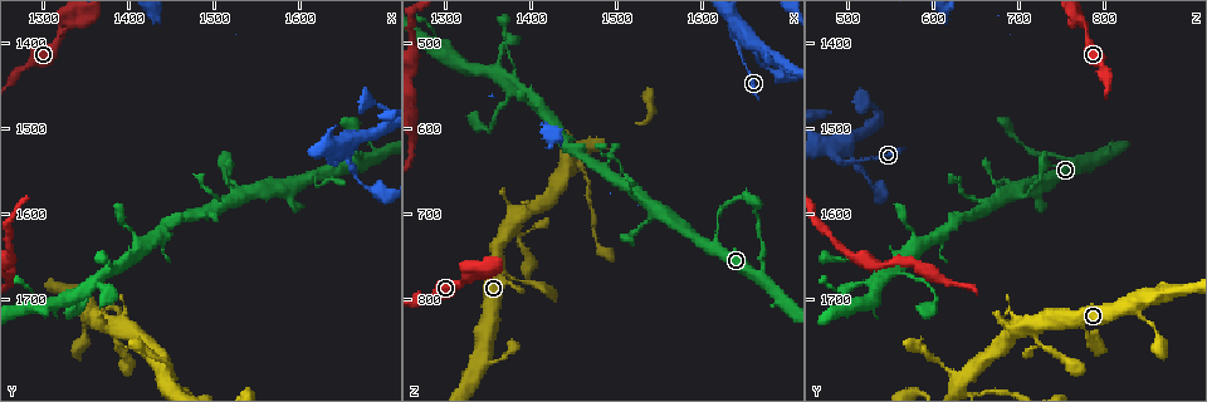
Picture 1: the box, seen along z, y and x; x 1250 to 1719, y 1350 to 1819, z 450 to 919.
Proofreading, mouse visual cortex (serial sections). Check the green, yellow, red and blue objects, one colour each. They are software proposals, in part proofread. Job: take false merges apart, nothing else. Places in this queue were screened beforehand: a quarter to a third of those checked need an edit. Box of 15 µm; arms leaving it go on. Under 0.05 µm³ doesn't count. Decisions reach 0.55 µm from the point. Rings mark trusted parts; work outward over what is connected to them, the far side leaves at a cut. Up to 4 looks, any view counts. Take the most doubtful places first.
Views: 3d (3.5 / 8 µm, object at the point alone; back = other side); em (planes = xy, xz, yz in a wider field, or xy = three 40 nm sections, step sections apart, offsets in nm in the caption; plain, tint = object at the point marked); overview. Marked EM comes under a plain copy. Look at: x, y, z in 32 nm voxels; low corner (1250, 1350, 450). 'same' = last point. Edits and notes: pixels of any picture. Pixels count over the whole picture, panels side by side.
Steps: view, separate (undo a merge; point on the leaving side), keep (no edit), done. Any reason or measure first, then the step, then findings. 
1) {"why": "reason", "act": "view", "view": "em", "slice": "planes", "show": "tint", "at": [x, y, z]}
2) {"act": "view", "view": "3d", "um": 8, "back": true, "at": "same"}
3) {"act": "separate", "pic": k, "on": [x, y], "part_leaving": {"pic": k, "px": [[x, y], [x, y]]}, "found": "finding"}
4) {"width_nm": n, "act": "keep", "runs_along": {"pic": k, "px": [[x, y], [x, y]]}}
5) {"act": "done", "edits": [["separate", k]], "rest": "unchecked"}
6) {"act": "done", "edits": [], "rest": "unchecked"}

{"why": "four-way junction", "act": "view", "view": "3d", "um": 3.5, "at": [1645, 1525, 490]}

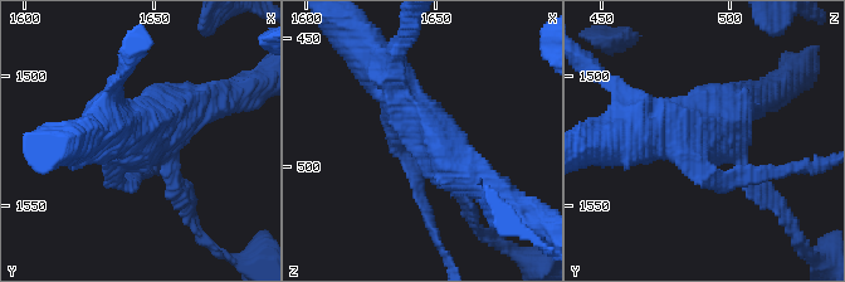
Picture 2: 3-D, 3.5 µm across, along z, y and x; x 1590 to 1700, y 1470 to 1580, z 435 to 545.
{"act": "keep", "runs_along": {"pic": 2, "px": [[133, 179], [115, 163], [191, 105]]}, "found": "one cell here"}

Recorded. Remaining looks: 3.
{"why": "sudden change in width", "act": "view", "view": "3d", "um": 3.5, "at": [1615, 1555, 730]}

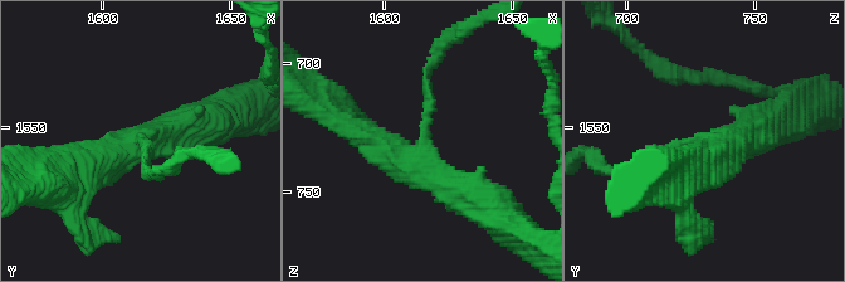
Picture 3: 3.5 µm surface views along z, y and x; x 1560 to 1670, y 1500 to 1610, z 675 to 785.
{"arms": 3, "arm_widths_nm": [150, 400, 450], "why": "need the tissue", "act": "view", "view": "em", "slice": "xy", "step": 2, "show": "tint", "at": [1615, 1555, 731]}

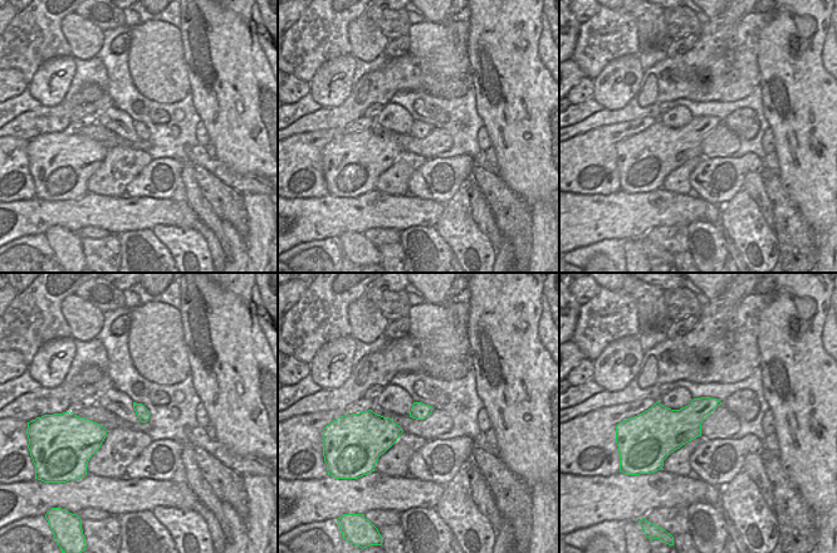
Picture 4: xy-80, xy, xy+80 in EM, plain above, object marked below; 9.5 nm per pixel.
{"act": "keep", "runs_along": {"pic": 3, "px": [[469, 197], [419, 168], [426, 74]]}, "found": "continuous, no second cell"}

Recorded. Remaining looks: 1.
{"act": "done", "edits": [], "rest": "unchecked"}

